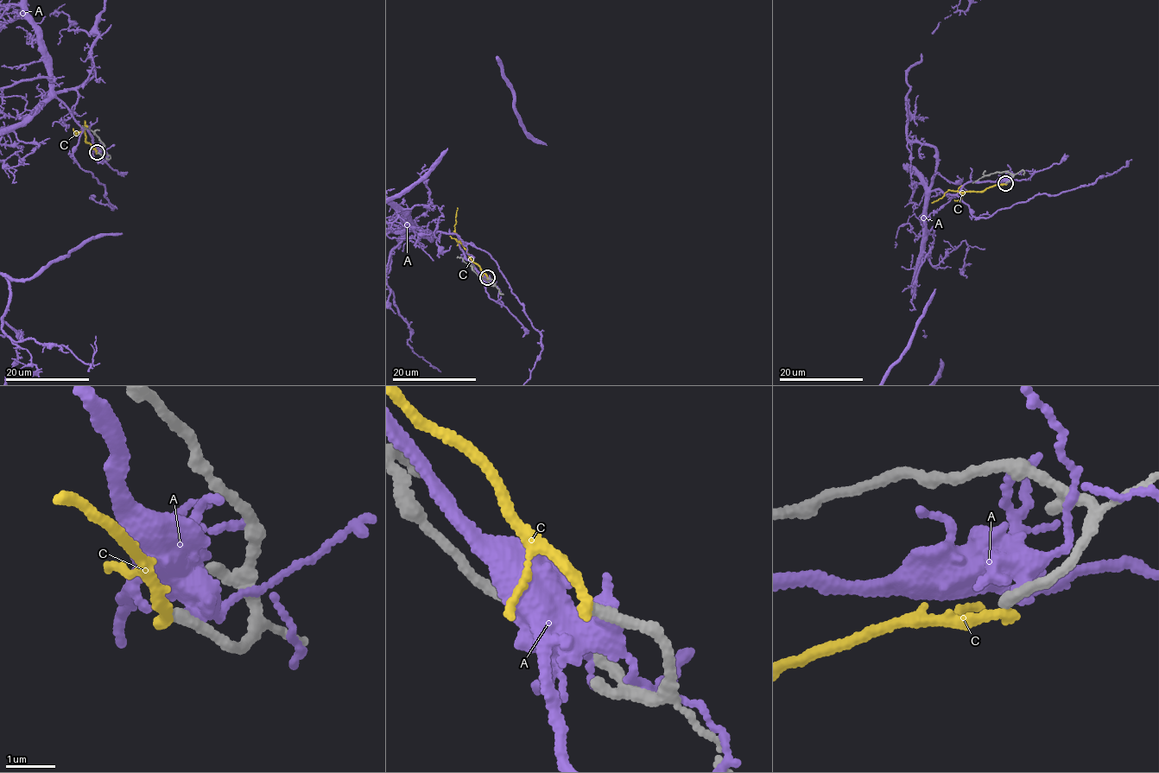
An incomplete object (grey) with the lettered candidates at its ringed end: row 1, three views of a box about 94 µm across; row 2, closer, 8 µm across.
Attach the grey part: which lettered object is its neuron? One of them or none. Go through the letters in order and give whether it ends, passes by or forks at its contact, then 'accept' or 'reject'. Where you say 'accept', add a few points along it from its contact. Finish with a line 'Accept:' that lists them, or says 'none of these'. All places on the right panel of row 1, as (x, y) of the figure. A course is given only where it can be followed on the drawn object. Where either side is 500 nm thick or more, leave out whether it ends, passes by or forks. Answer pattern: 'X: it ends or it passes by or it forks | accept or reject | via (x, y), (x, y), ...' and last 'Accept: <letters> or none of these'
A: it passes by | reject
C: it ends | reject
Accept: none of these

